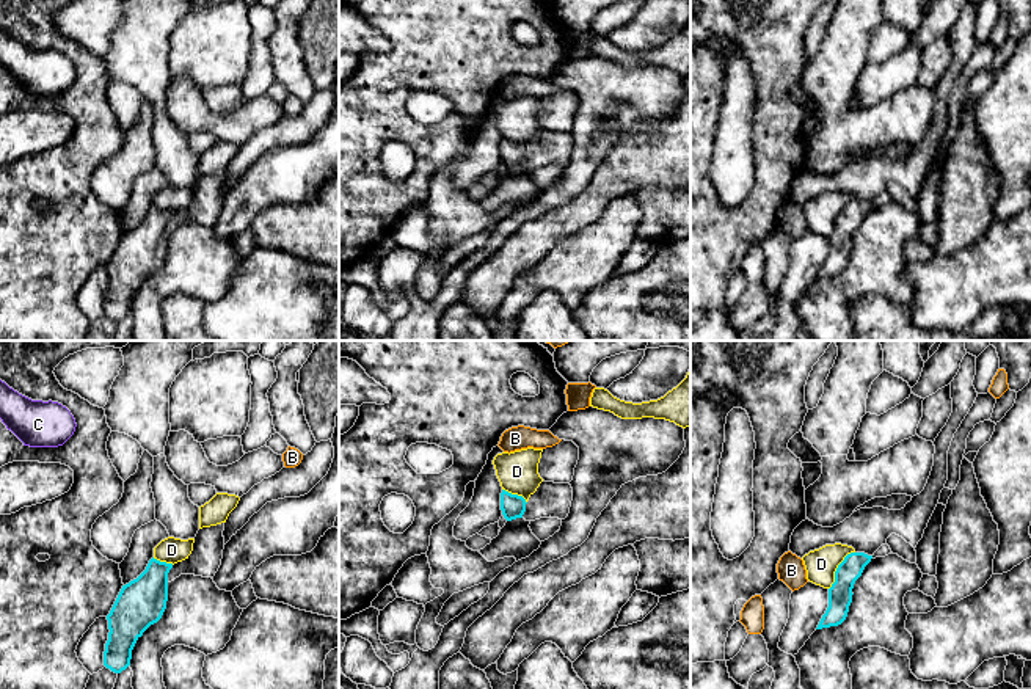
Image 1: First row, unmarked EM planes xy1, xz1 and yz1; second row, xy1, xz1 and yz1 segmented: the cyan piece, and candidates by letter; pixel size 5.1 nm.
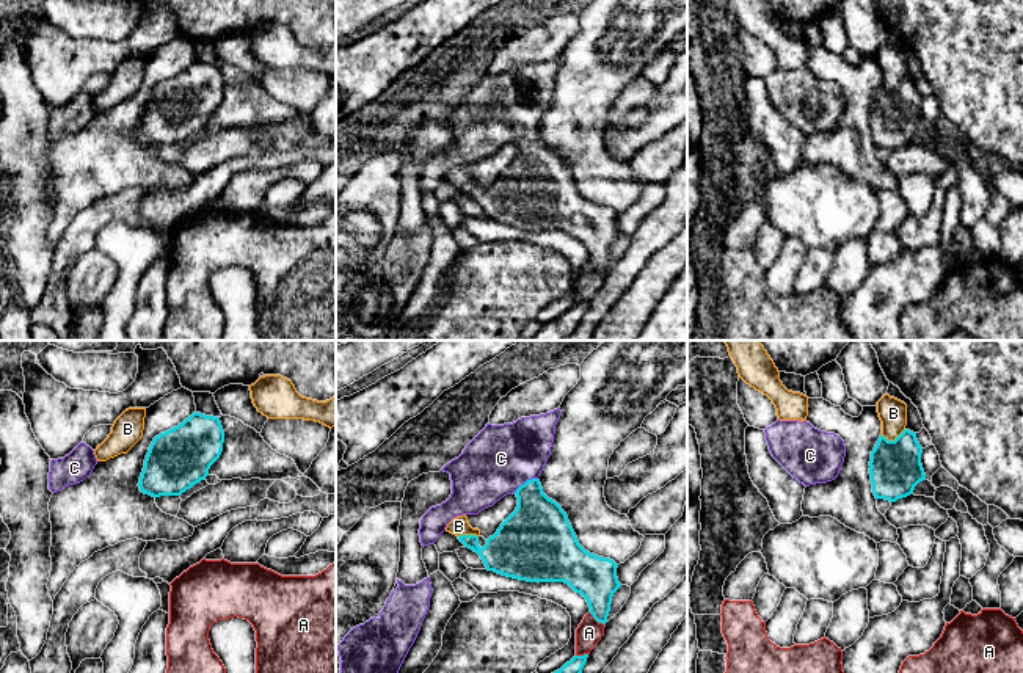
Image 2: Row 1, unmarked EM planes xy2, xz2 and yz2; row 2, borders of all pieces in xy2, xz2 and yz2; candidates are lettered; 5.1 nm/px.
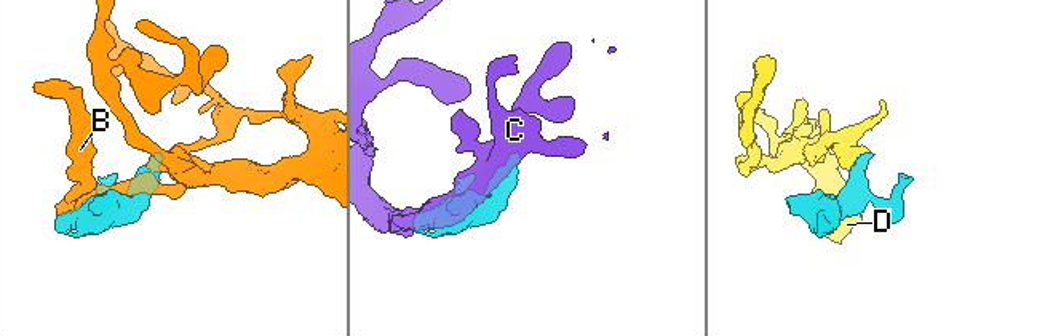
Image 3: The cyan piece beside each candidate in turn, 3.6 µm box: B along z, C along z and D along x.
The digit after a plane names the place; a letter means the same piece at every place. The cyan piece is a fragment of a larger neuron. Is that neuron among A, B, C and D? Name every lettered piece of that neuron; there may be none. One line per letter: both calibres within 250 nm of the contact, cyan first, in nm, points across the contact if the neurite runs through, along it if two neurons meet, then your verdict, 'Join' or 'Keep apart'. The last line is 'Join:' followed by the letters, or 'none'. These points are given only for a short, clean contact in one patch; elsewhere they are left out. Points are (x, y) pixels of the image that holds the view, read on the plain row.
A: Thickness 220 nm (cyan) against 130 nm. Keep apart
B: Thickness 260 nm (cyan) against 140 nm. Keep apart
C: Thickness 320 nm (cyan) against 340 nm. Join
D: Thickness 130 nm (cyan) against 160 nm. Boundary: yz1 (854, 200), (838, 214), (835, 229), (829, 237). Keep apart
Join: C

